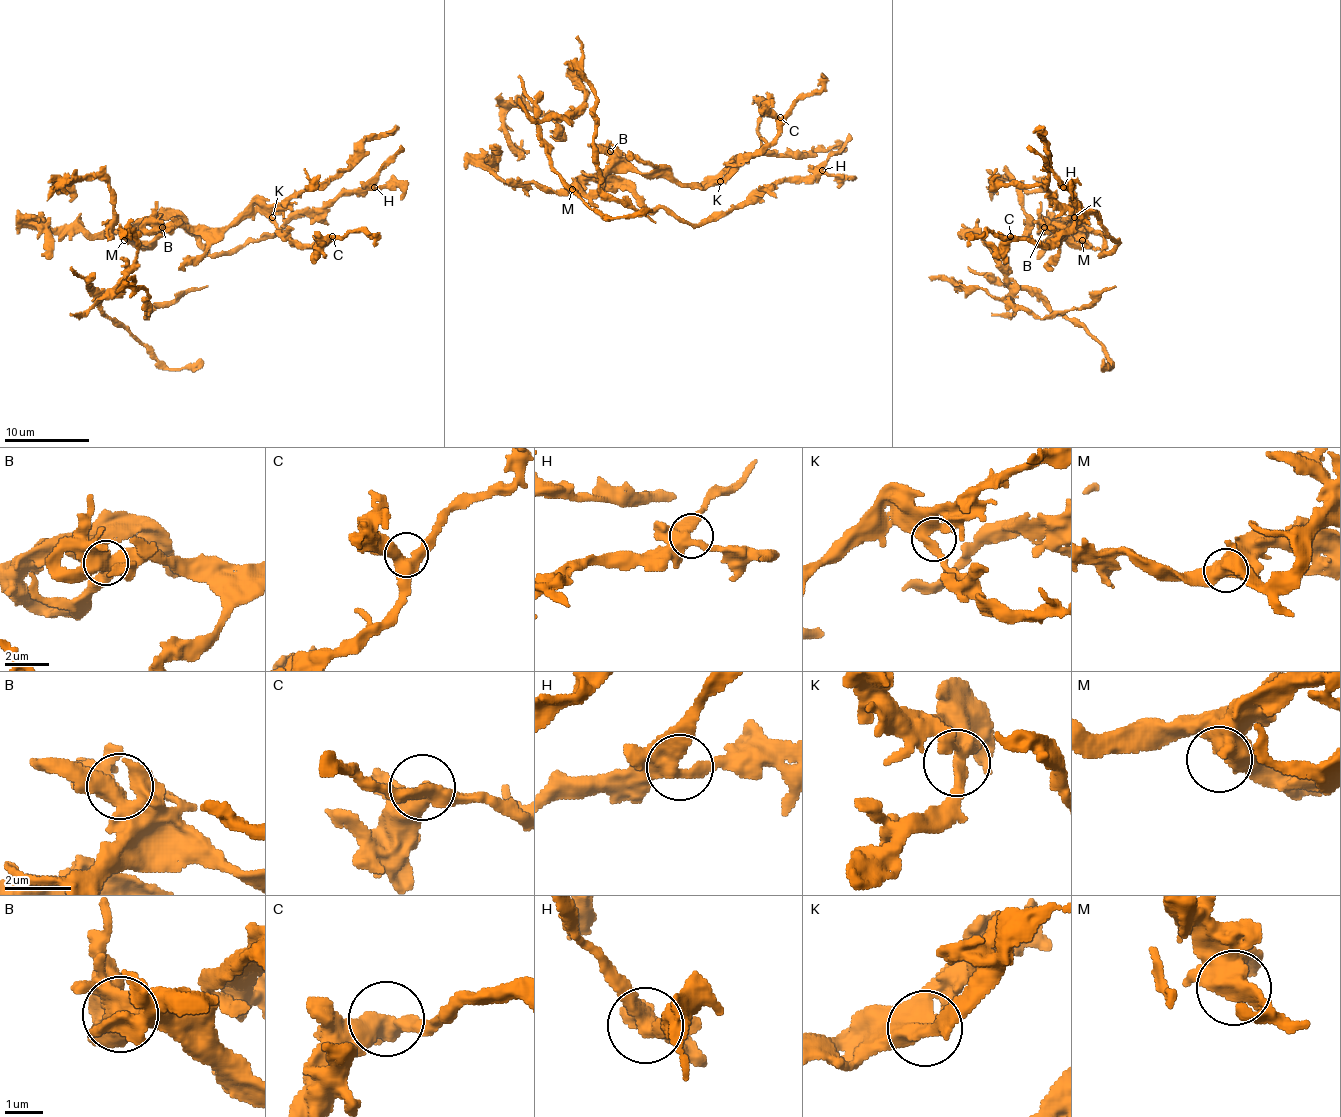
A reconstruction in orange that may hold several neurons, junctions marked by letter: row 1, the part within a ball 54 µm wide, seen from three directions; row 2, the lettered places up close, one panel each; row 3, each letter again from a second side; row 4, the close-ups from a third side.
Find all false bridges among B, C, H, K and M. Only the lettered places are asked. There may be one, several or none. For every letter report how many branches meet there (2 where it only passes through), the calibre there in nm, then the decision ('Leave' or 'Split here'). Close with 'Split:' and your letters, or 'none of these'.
B: Branches: 4. Thickness 500 nm. Leave
C: Branches: 3. Thickness 440 nm. Leave
H: Branches: 3. Thickness 400 nm. Leave
K: Branches: 3. Thickness 320 nm. Leave
M: Branches: 3. Thickness 480 nm. Leave
Split: none of these

